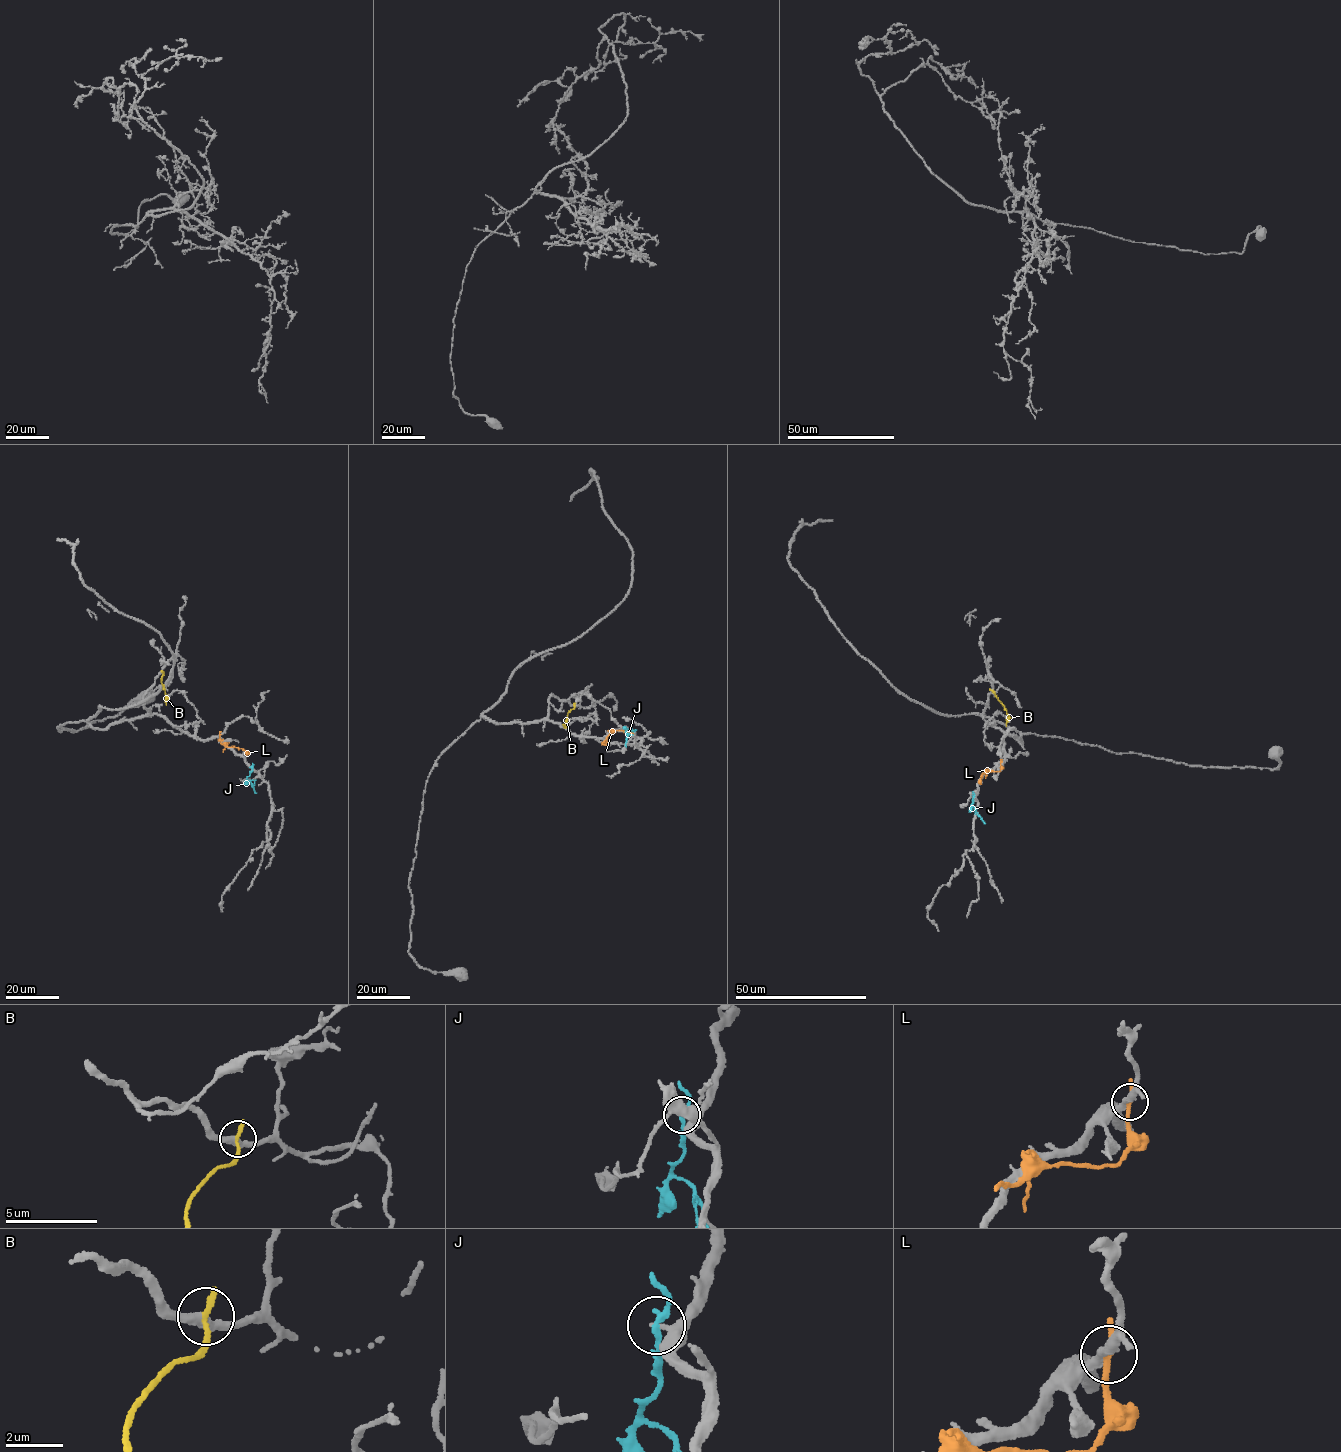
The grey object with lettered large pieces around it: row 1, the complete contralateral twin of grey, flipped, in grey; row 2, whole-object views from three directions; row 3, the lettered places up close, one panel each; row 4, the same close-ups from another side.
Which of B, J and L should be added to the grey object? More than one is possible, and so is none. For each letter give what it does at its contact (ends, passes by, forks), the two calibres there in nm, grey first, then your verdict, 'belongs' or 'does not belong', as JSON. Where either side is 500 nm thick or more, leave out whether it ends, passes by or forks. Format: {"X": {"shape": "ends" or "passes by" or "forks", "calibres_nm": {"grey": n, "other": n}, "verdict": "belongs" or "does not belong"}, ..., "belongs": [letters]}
{"B": {"shape": "ends", "calibres_nm": {"grey": 320, "other": 200}, "verdict": "does not belong"}, "J": {"shape": "passes by", "calibres_nm": {"grey": 280, "other": 200}, "verdict": "does not belong"}, "L": {"shape": "ends", "calibres_nm": {"grey": 320, "other": 300}, "verdict": "does not belong"}, "belongs": []}

